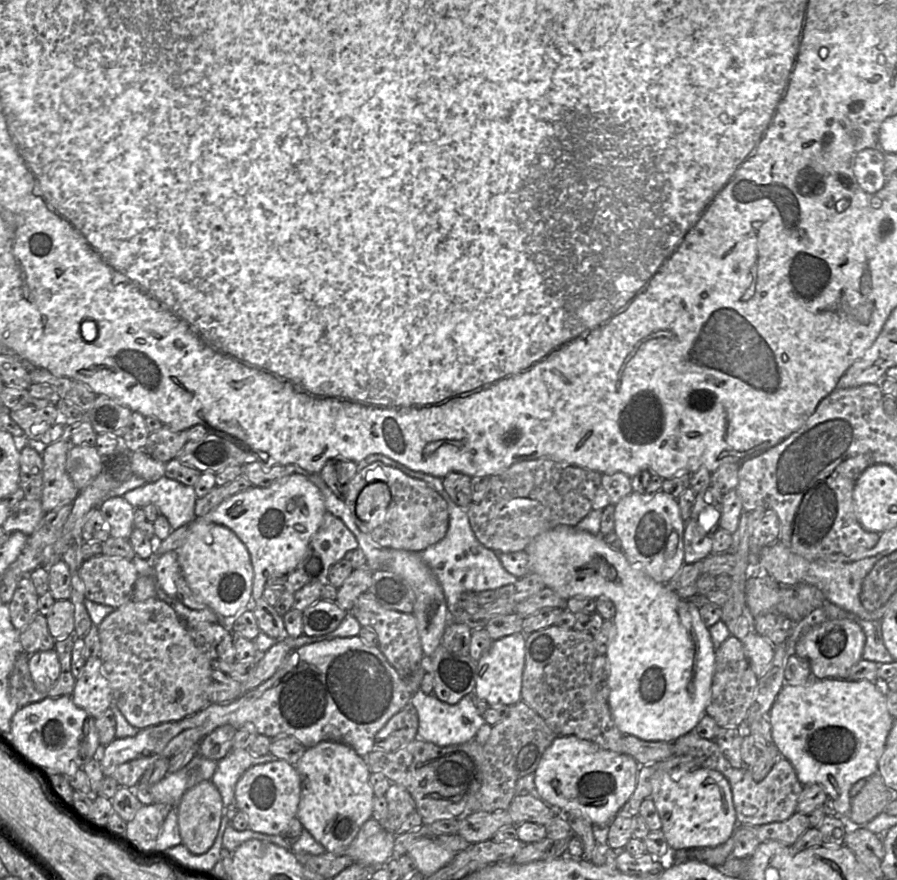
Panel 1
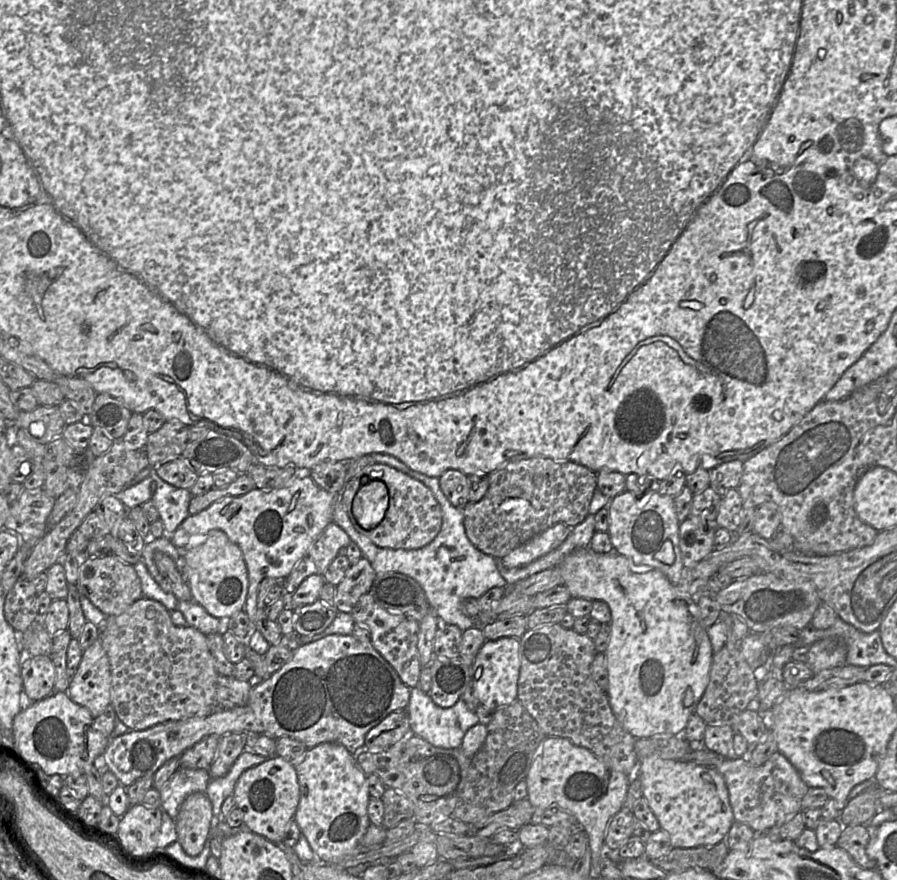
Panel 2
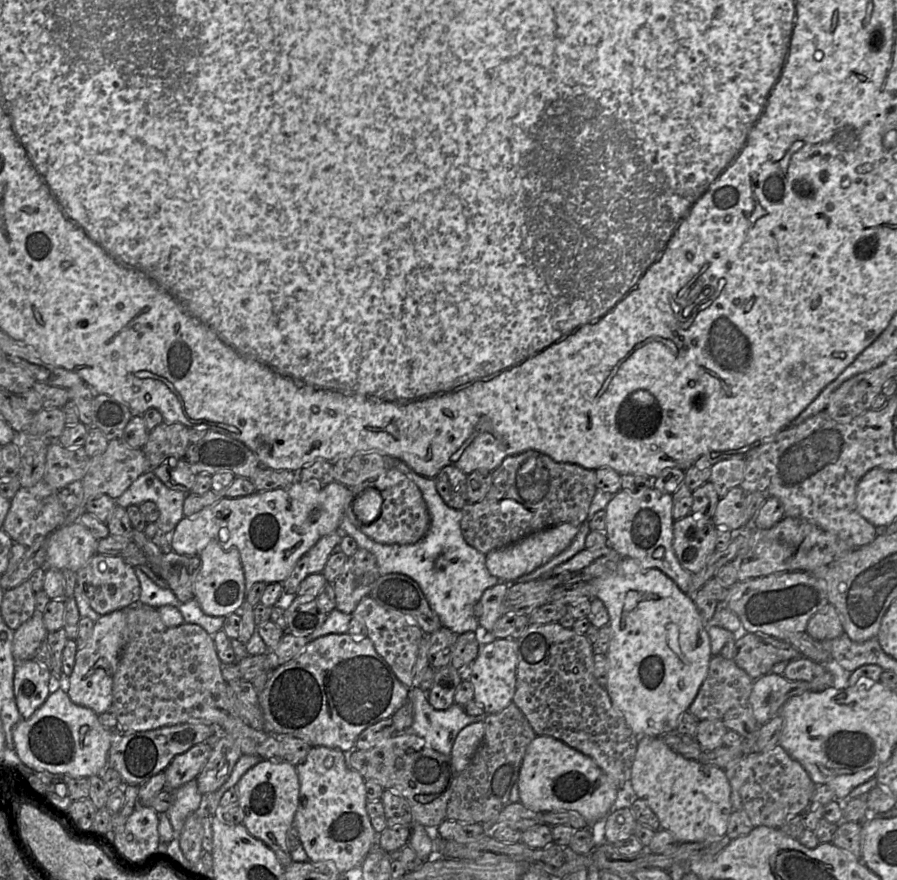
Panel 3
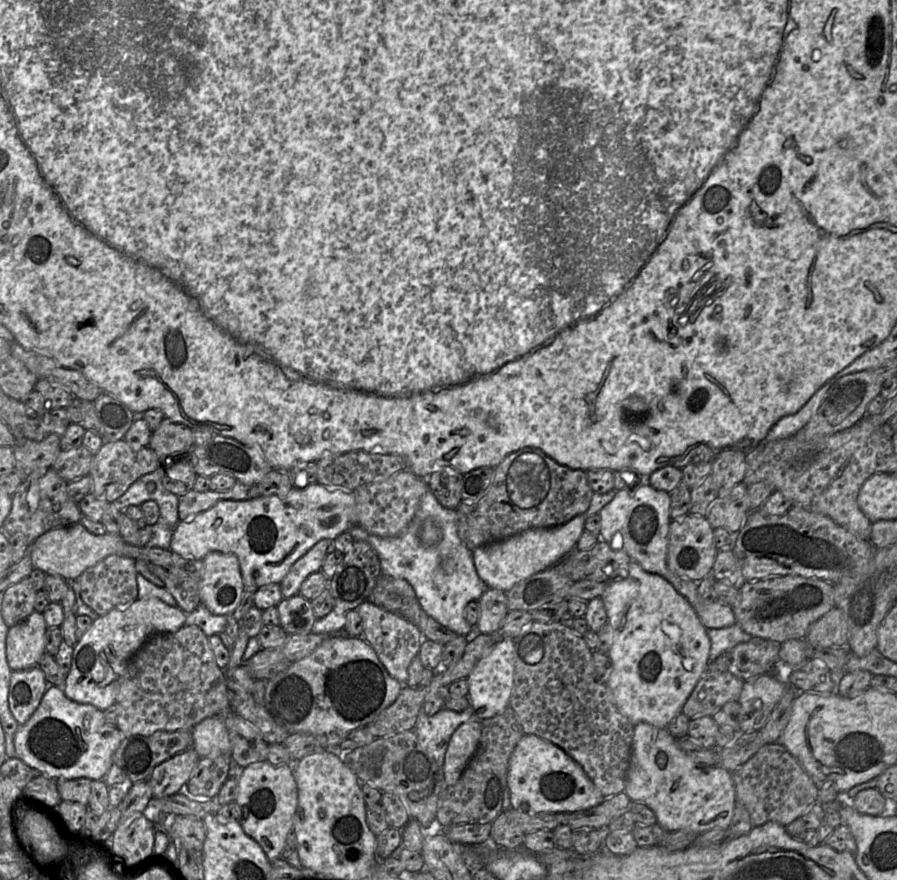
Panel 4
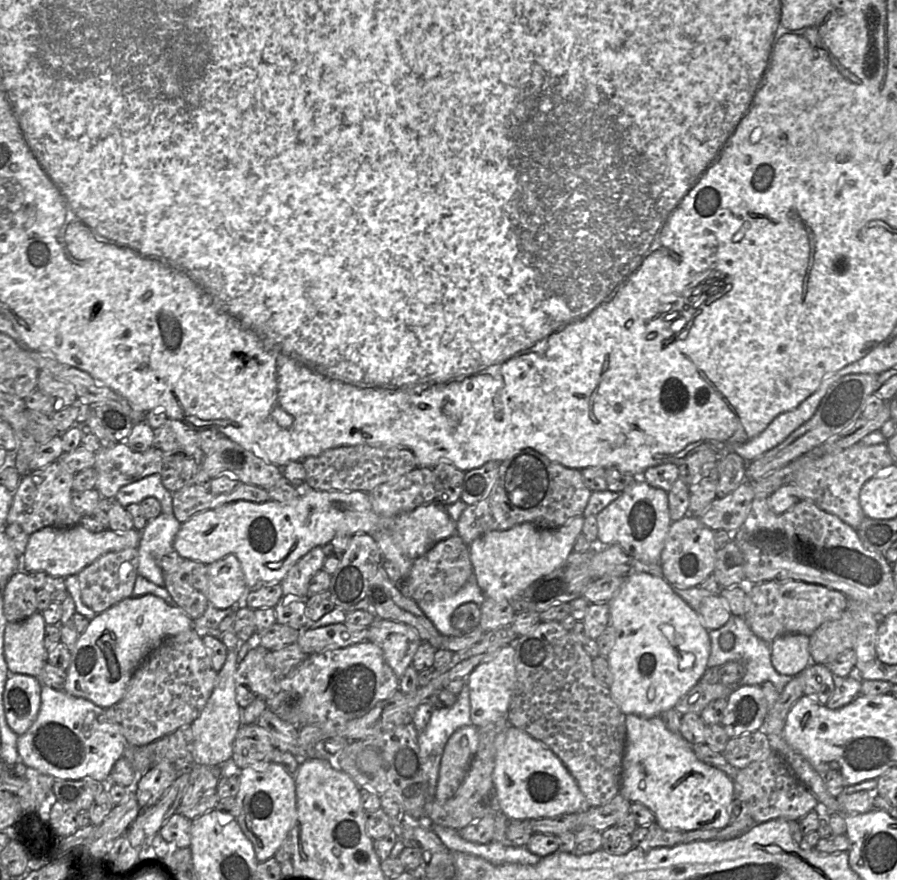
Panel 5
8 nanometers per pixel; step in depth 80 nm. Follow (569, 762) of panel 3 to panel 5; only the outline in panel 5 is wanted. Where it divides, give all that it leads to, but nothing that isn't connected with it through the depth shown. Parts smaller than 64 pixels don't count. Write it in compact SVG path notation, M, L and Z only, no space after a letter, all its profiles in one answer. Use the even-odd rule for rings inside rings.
M514 726L505 731L505 741L496 752L493 782L500 811L510 818L550 818L584 812L589 808L575 779L558 756L545 744Z

